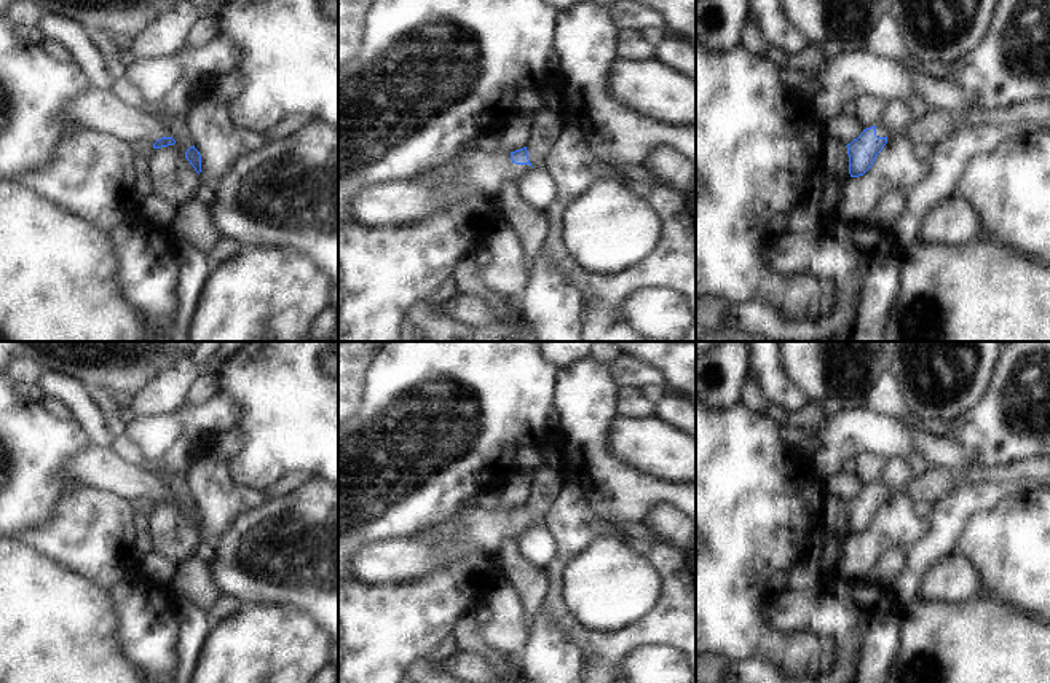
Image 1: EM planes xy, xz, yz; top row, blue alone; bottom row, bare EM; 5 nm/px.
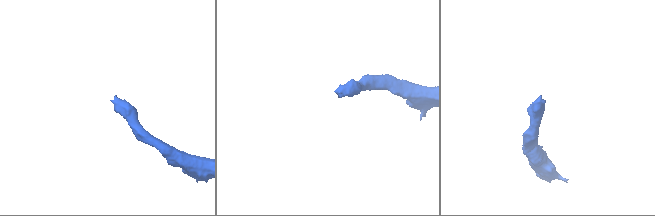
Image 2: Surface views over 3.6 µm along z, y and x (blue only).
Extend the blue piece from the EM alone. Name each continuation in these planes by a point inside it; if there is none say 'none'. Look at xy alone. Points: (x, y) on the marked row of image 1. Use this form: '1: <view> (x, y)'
1: xy (96, 110)

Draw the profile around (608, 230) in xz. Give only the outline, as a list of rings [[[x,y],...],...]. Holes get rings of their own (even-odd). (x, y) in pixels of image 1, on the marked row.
[[[597,179],[565,212],[563,239],[574,262],[597,276],[630,270],[657,249],[661,225],[646,201],[614,179]]]

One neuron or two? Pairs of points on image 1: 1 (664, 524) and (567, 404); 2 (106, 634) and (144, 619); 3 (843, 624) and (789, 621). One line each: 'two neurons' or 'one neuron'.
1: two neurons
2: two neurons
3: one neuron

